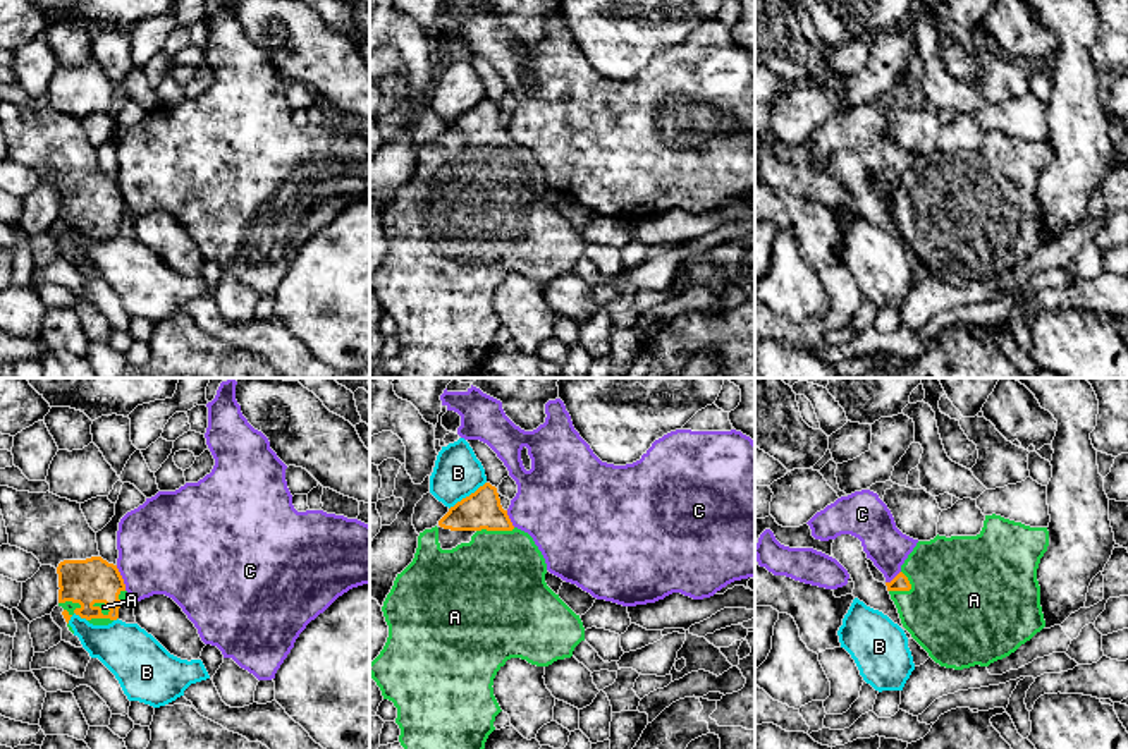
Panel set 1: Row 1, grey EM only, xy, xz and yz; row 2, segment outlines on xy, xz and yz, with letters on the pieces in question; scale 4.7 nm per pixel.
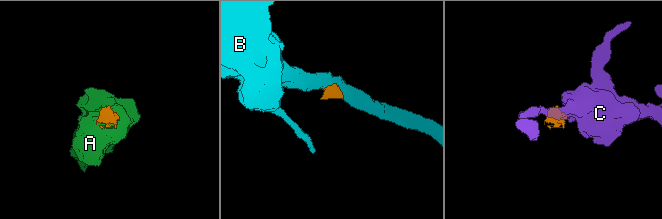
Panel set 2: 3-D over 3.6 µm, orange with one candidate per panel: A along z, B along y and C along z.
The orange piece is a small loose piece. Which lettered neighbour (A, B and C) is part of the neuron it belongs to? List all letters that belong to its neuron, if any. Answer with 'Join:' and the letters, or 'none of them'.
Join: A

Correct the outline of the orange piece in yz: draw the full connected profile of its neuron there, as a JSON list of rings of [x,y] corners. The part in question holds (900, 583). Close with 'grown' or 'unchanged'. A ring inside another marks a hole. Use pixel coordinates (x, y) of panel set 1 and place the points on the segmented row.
[[[985,515],[984,527],[977,536],[935,536],[918,541],[901,565],[901,572],[886,582],[903,627],[946,668],[963,670],[975,665],[989,667],[1015,653],[1045,627],[1040,606],[1040,586],[1037,569],[1049,546],[1047,527],[1030,527],[1001,515]]]; grown

